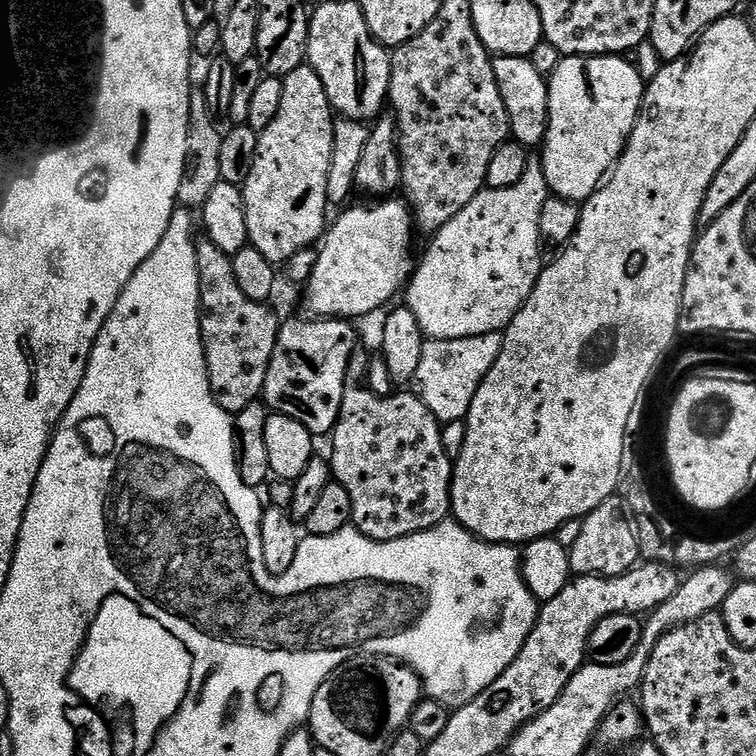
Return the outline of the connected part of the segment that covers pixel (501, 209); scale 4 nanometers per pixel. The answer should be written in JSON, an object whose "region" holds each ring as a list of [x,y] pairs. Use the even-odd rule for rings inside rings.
{"region":[[[529,162],[526,174],[522,174],[514,186],[485,187],[469,204],[462,206],[446,226],[434,233],[406,285],[406,307],[418,320],[427,339],[474,338],[478,334],[503,332],[507,328],[534,290],[542,271],[539,215],[549,197],[543,163]]]}

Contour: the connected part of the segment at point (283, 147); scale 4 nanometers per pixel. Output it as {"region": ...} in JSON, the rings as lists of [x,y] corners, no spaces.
{"region":[[[301,66],[283,77],[282,102],[274,122],[259,133],[253,169],[242,185],[246,206],[248,243],[257,248],[273,264],[280,266],[304,248],[313,247],[326,231],[324,215],[330,211],[326,194],[326,178],[330,174],[330,158],[334,154],[334,109],[322,86],[322,78],[310,66]]]}

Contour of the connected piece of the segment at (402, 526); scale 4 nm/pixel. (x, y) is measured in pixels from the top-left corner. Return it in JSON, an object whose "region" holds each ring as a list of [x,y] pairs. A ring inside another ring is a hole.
{"region":[[[366,386],[356,393],[345,387],[340,417],[330,433],[330,467],[335,483],[350,494],[351,527],[372,540],[397,540],[449,519],[454,461],[442,450],[441,427],[411,391],[379,396]]]}

